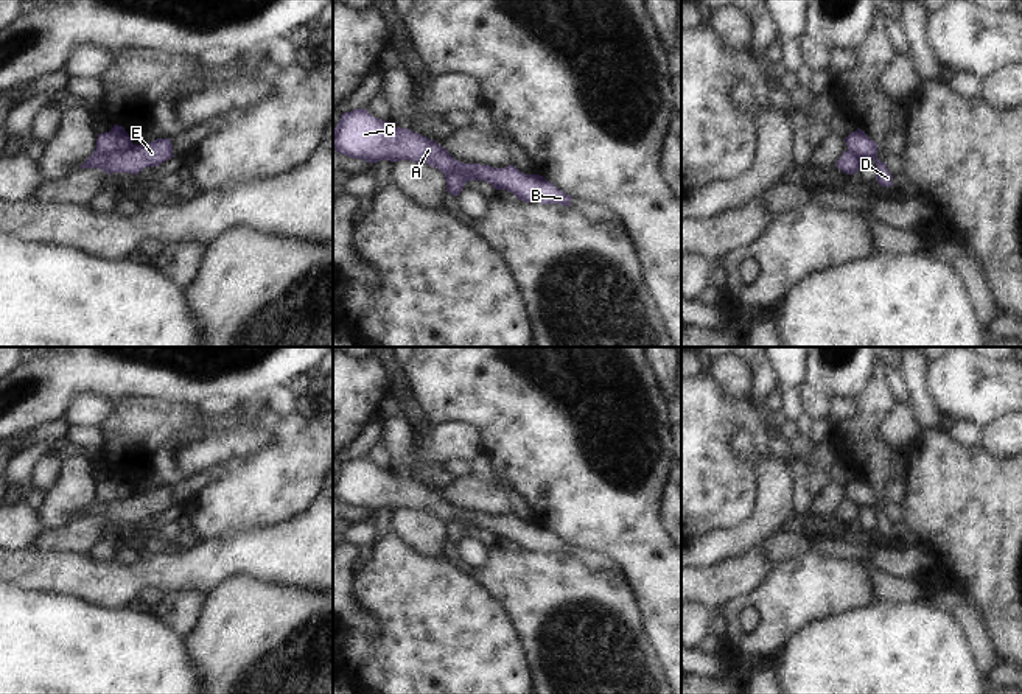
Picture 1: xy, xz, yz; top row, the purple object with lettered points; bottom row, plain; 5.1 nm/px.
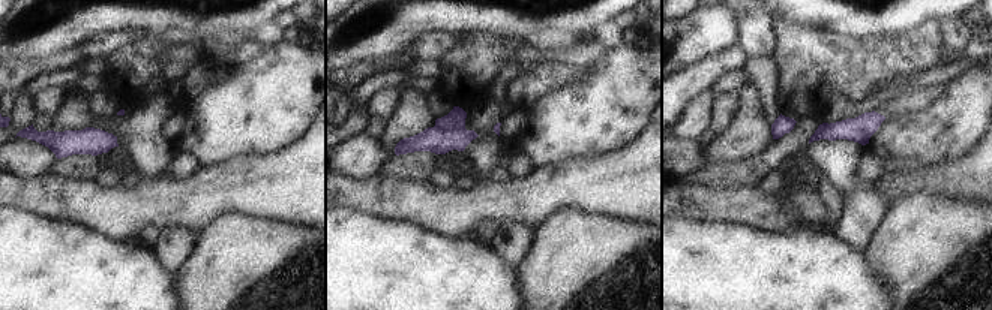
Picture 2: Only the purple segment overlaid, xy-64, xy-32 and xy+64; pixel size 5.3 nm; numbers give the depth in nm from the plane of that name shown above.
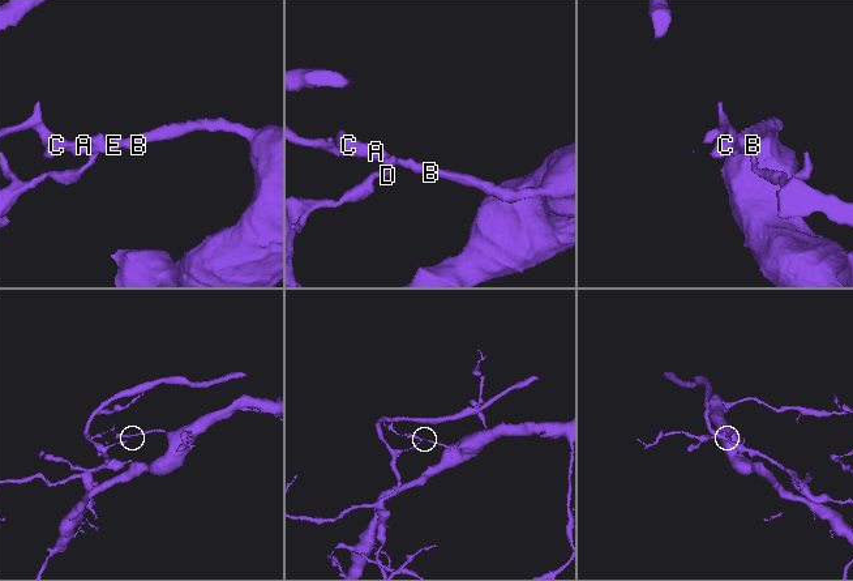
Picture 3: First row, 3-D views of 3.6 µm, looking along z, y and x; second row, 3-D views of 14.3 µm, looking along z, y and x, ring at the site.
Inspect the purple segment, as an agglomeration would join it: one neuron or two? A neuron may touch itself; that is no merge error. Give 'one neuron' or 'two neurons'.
two neurons

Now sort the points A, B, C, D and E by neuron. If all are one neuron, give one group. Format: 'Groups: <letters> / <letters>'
Groups: A B C E / D

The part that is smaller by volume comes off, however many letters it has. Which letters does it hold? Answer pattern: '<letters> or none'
D

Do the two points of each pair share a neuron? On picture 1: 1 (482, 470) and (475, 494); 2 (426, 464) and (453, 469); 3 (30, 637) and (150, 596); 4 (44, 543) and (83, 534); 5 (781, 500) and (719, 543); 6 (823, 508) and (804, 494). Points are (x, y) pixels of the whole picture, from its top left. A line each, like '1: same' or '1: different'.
1: different
2: different
3: different
4: same
5: same
6: different

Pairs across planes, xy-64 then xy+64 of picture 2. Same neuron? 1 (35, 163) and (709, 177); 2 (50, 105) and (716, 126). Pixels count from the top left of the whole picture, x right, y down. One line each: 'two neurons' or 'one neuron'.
1: two neurons
2: one neuron

